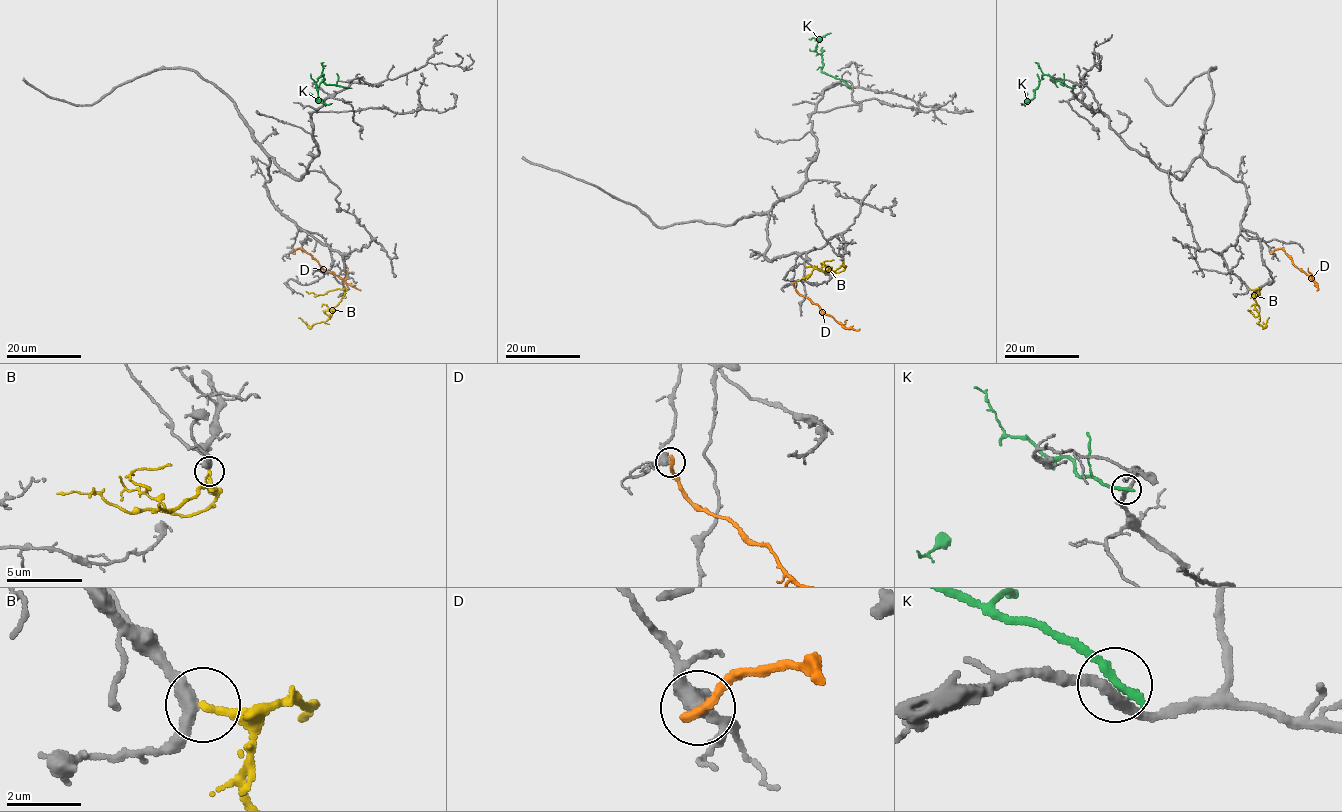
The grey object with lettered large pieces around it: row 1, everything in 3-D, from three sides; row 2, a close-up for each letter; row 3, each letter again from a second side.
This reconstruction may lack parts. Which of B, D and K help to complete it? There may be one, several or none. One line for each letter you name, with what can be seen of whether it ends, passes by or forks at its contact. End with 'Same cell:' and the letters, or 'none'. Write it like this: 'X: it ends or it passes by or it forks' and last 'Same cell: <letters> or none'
B: it ends
Same cell: B

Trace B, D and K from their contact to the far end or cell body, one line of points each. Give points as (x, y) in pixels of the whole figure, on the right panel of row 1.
B: (1249, 289), (1254, 292), (1259, 309), (1256, 323), (1264, 327), (1269, 317)
D: (1271, 252), (1282, 248), (1316, 283), (1317, 290)
K: (1073, 88), (1042, 75), (1033, 98), (1020, 103)

